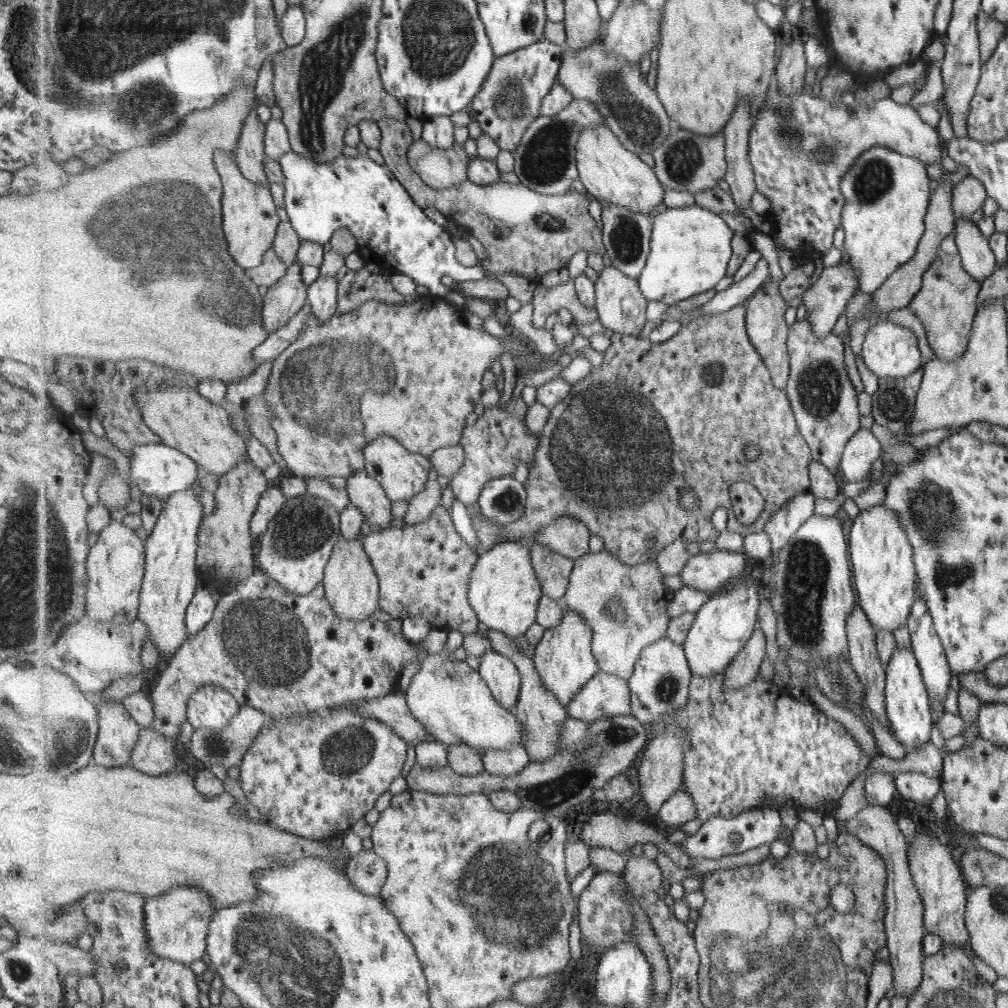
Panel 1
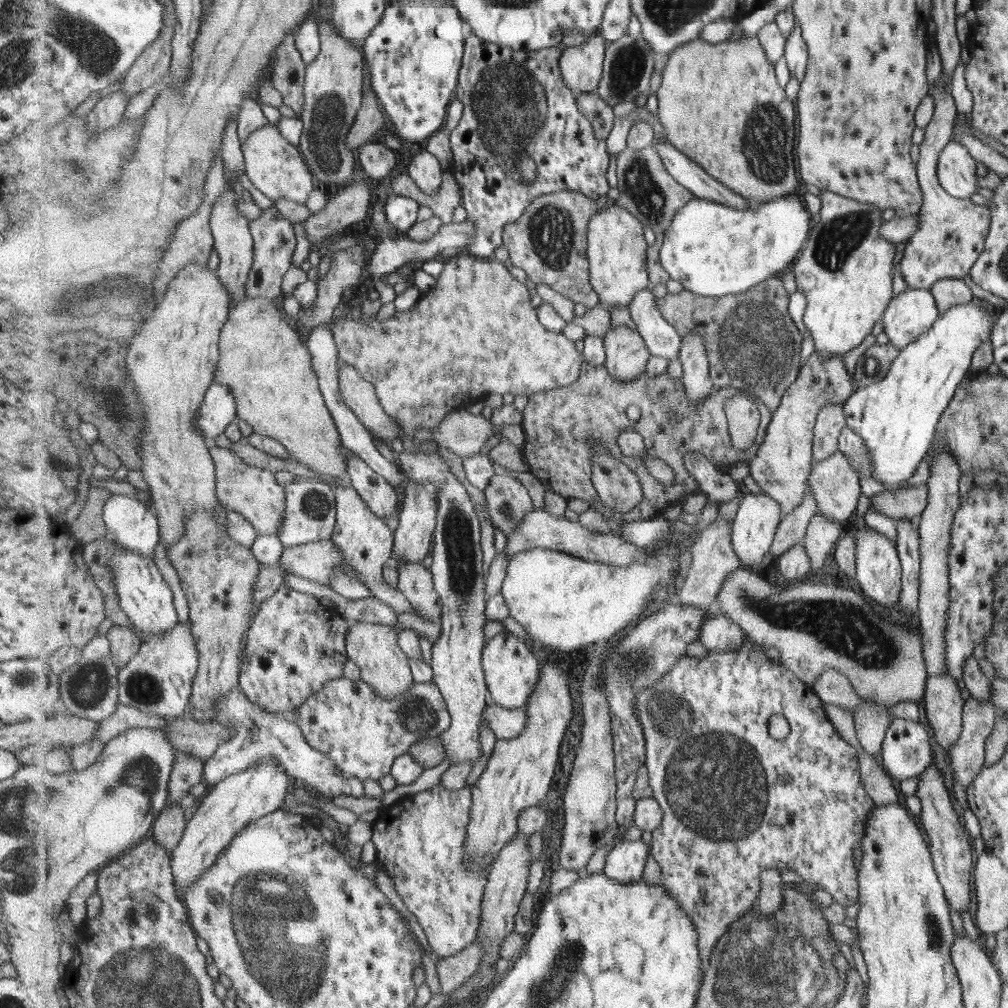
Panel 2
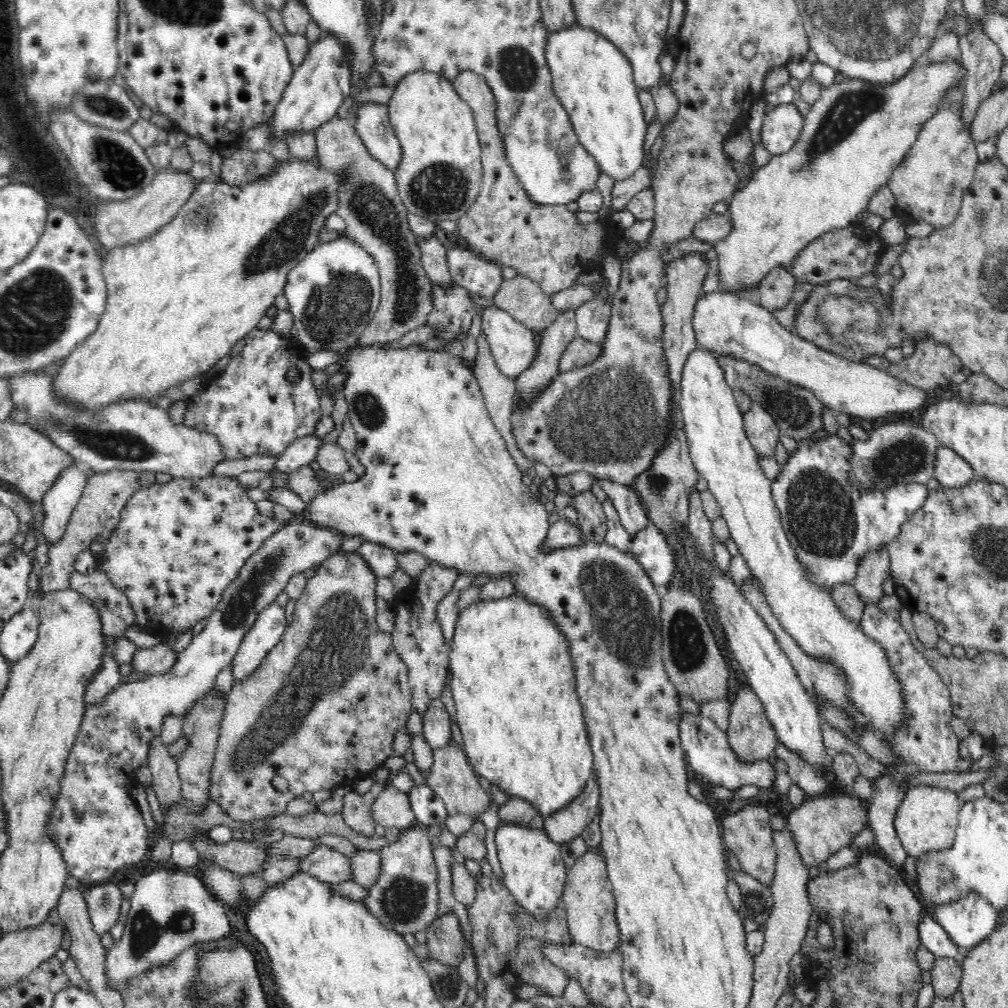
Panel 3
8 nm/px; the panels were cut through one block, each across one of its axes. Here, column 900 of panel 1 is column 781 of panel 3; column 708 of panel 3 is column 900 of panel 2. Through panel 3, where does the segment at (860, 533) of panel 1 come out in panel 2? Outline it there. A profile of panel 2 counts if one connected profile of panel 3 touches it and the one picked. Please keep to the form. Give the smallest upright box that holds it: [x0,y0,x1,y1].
[845,302,999,491]

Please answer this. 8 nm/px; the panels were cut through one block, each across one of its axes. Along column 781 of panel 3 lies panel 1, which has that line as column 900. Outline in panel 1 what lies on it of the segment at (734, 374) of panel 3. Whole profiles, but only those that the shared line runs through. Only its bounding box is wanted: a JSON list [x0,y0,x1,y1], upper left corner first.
[873,371,922,435]

